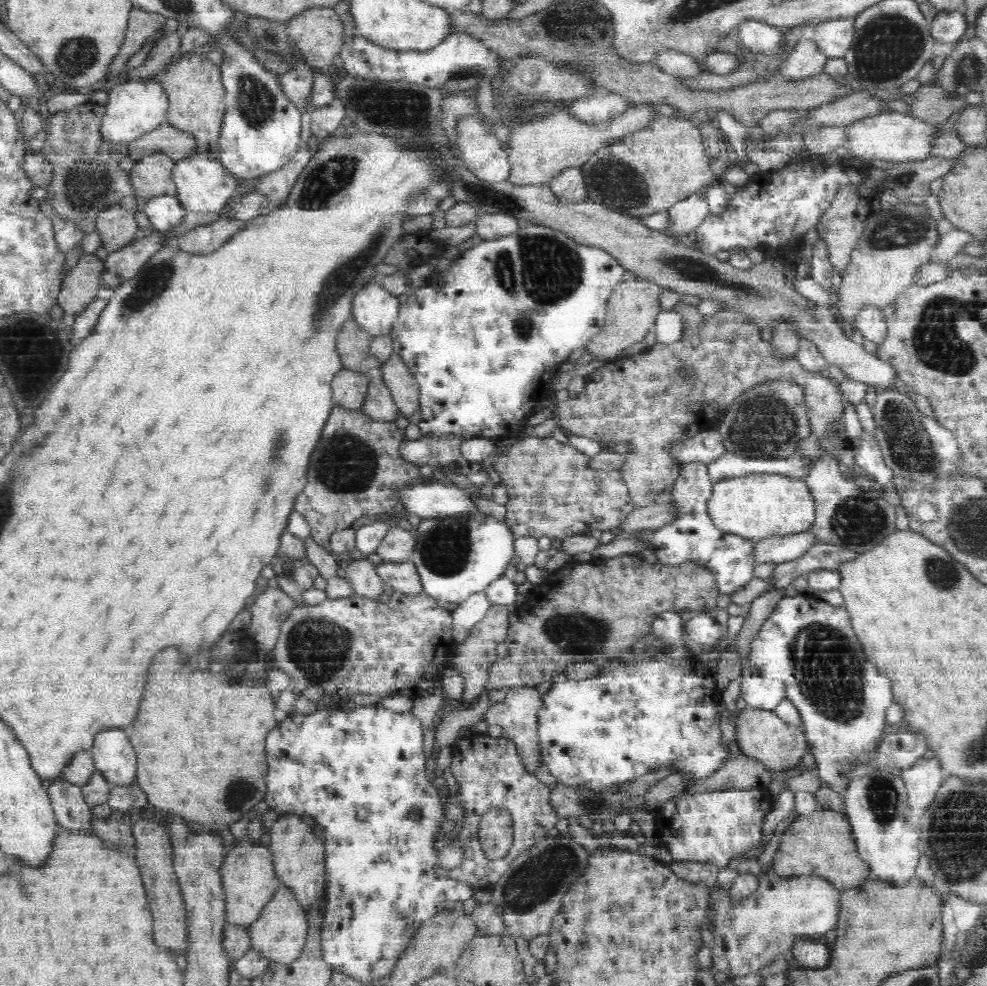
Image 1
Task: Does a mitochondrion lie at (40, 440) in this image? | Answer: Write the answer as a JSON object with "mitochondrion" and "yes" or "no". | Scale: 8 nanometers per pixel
{"mitochondrion":"yes"}

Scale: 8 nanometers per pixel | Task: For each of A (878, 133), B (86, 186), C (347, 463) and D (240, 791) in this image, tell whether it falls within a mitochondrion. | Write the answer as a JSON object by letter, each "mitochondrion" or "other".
{"A":"other","B":"mitochondrion","C":"mitochondrion","D":"mitochondrion"}

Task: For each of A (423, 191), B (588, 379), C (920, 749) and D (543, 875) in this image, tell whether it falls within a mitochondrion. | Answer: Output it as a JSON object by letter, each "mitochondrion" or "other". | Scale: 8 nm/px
{"A":"mitochondrion","B":"other","C":"other","D":"mitochondrion"}

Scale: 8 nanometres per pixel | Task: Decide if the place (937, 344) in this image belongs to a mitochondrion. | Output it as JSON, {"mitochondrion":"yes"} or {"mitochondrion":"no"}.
{"mitochondrion":"yes"}

